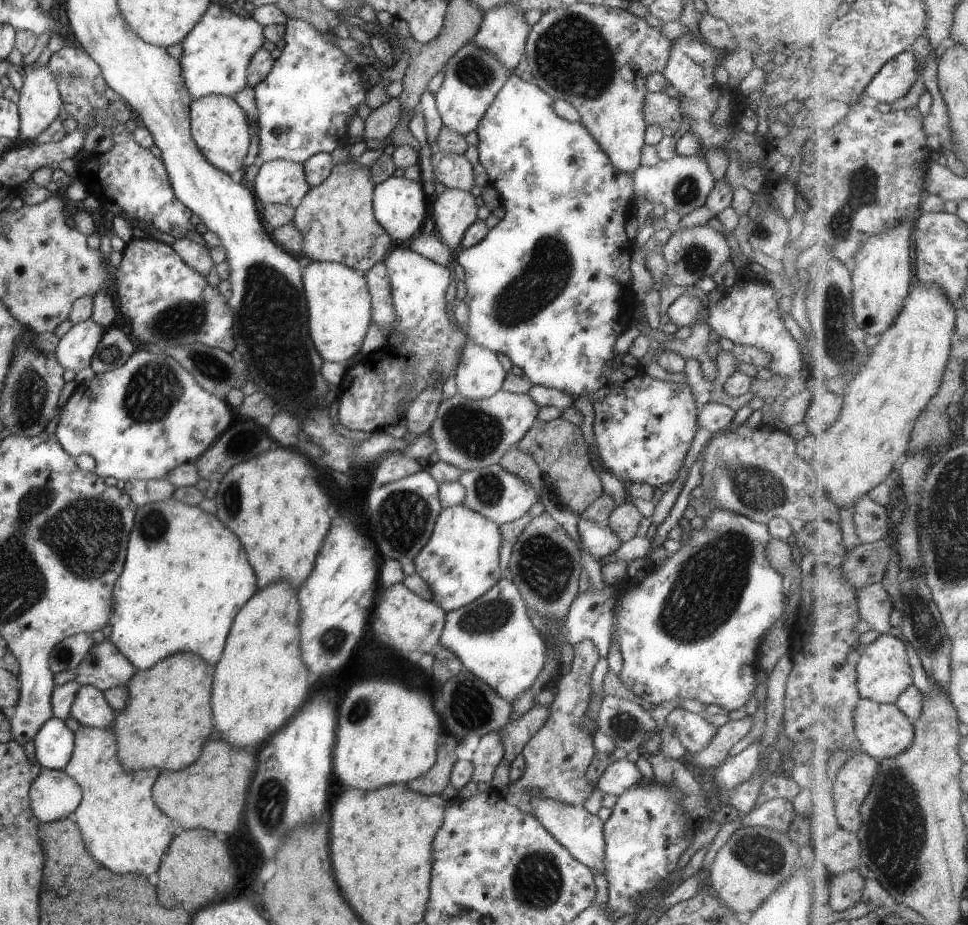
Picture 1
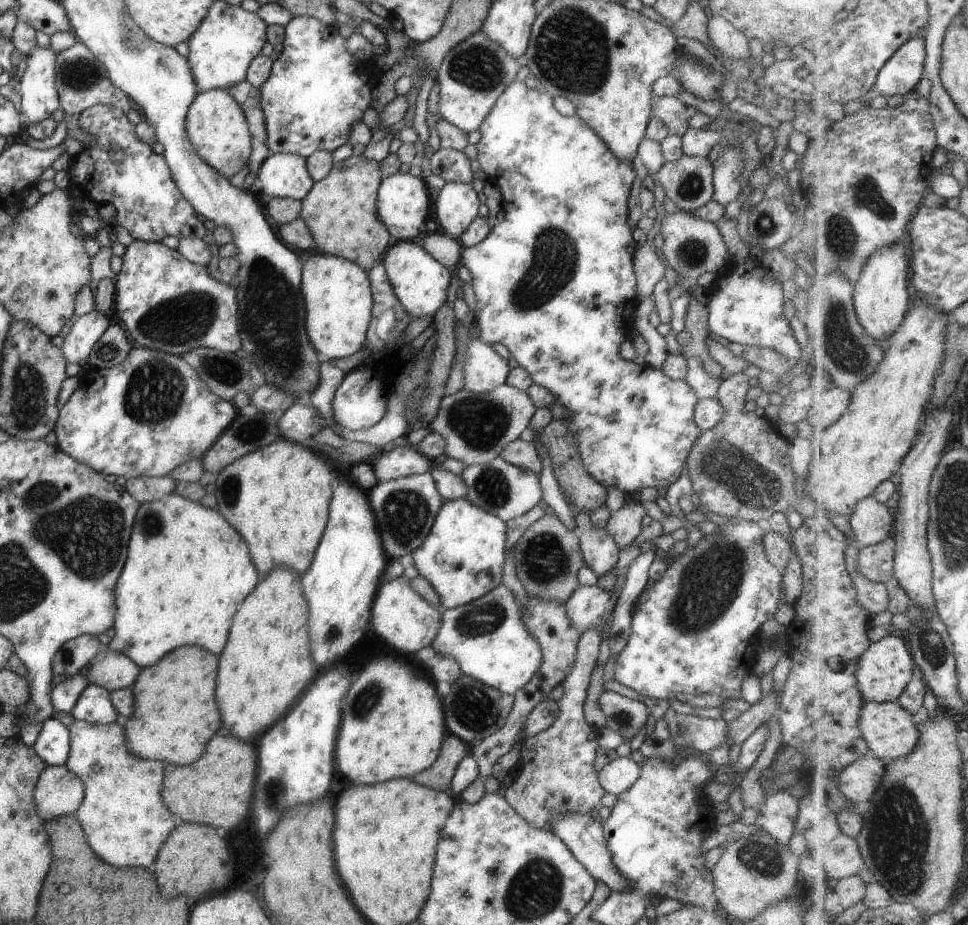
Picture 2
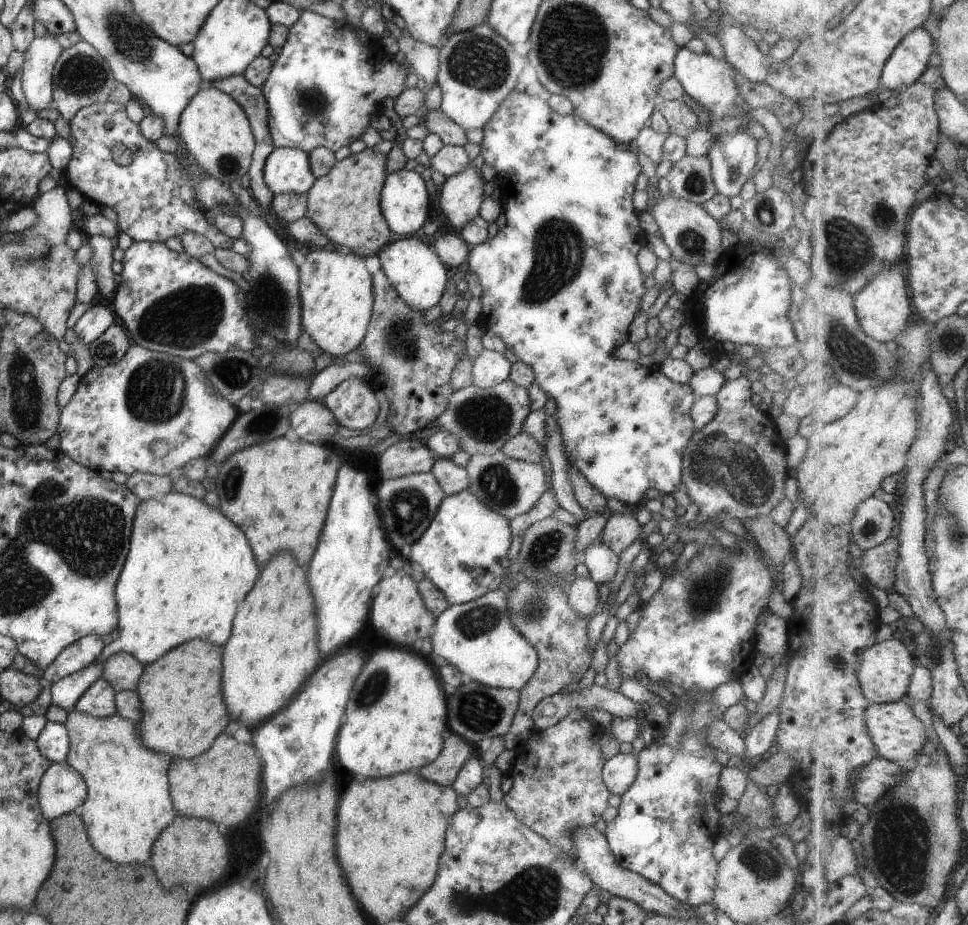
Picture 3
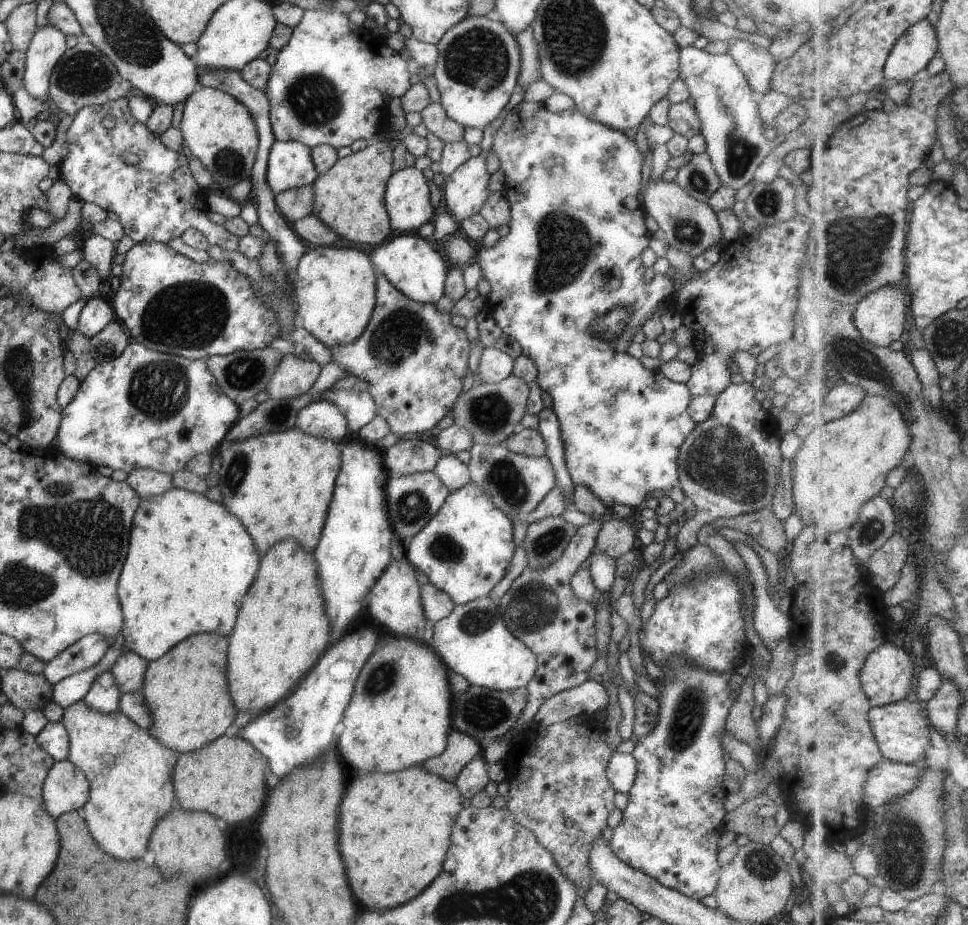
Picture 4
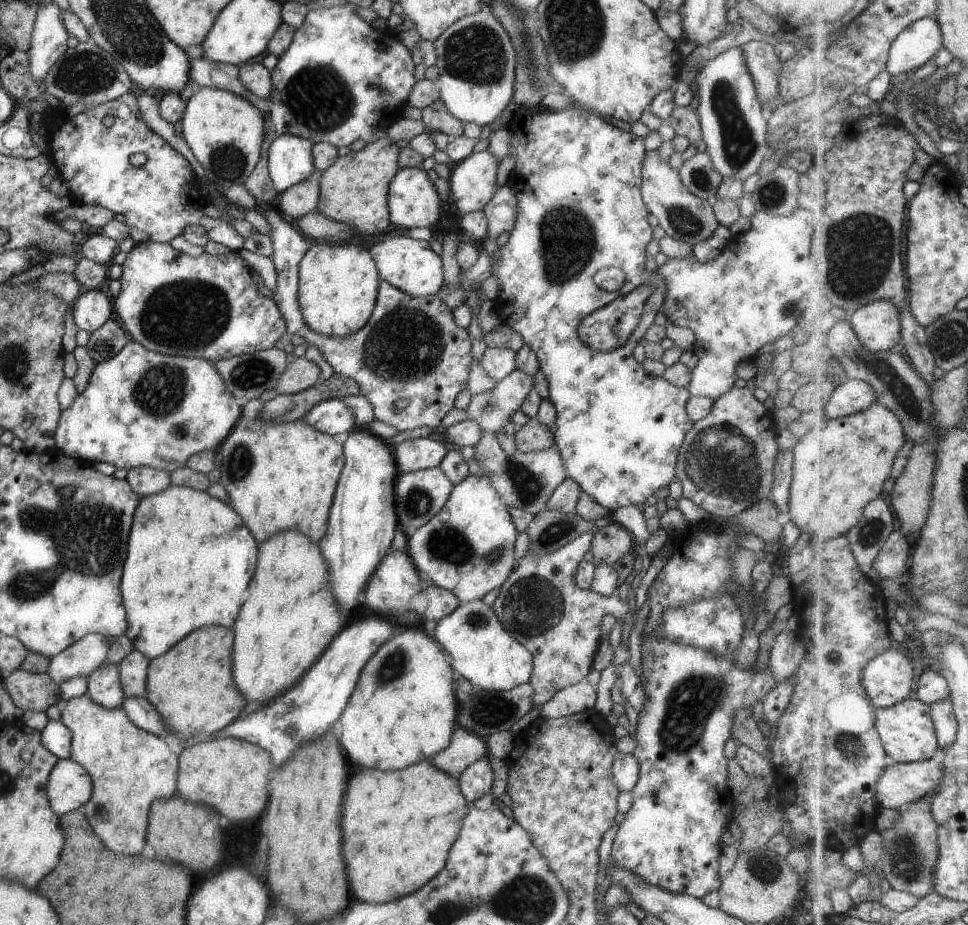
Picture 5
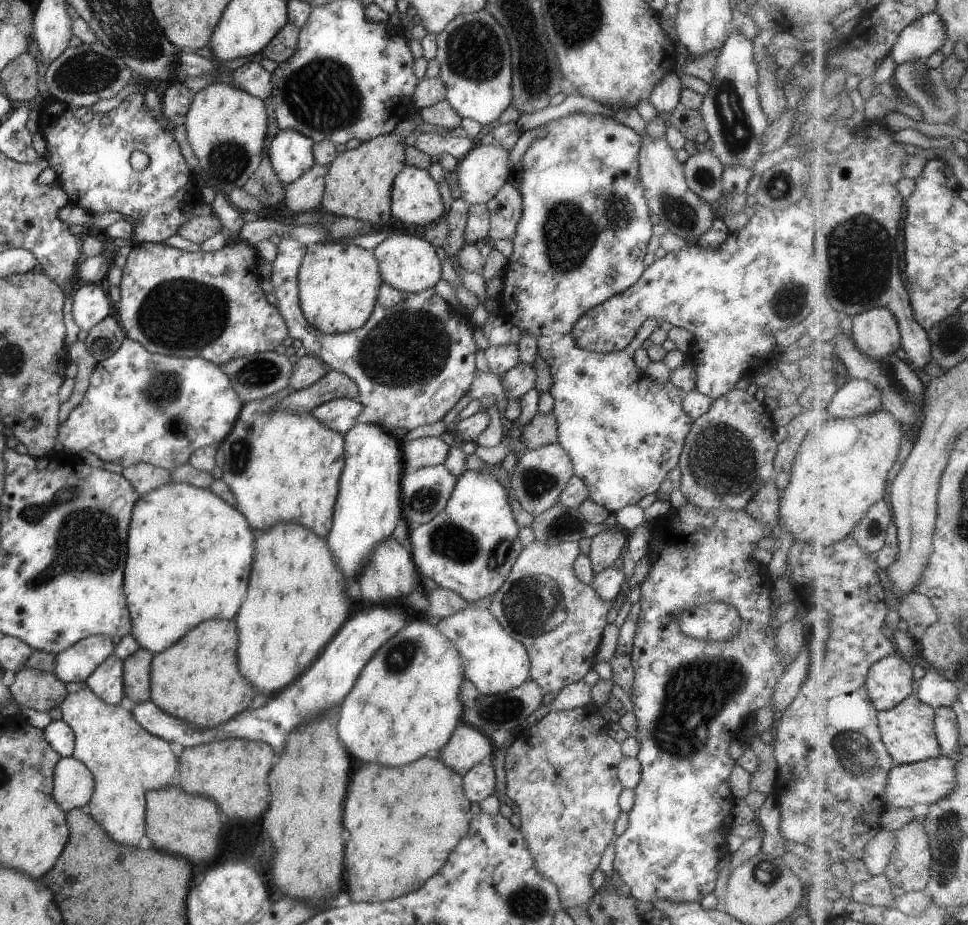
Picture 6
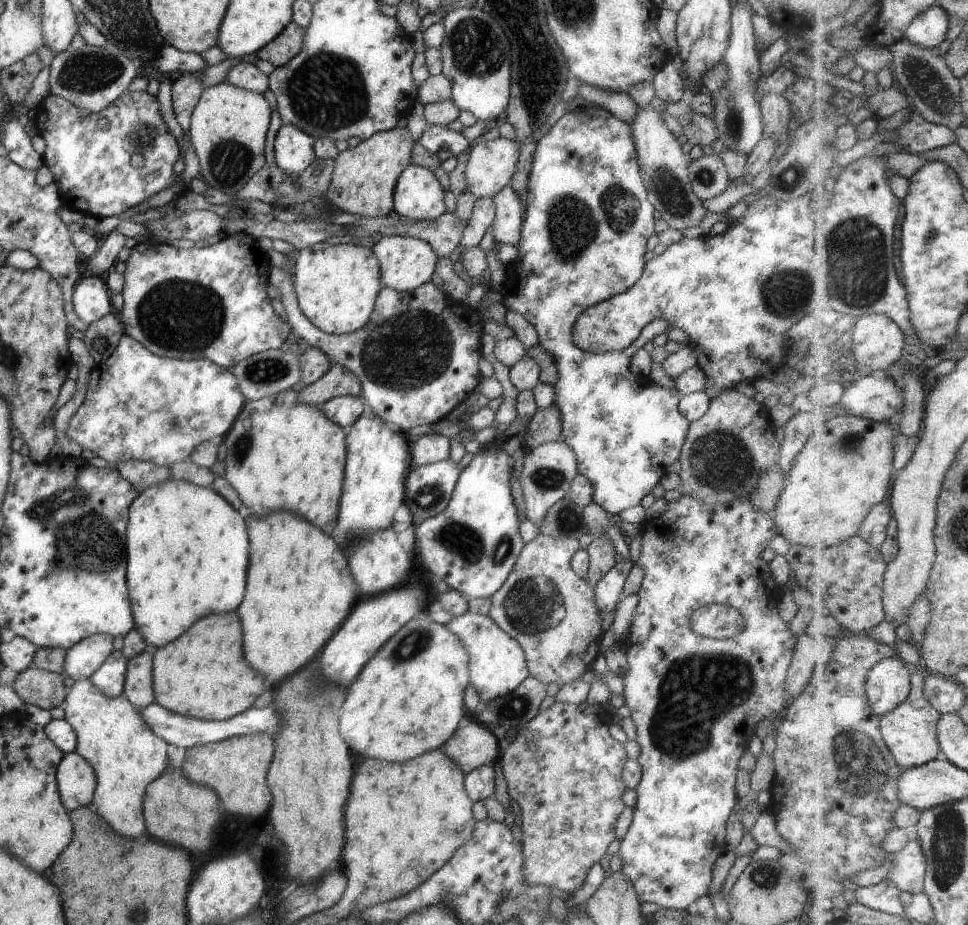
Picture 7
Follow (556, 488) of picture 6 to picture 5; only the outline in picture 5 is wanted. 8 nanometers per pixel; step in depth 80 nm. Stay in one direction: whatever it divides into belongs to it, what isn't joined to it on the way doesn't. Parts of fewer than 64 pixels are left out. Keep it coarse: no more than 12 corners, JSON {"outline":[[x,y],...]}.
{"outline":[[483,433],[473,457],[507,508],[543,511],[567,477],[553,444],[505,456]]}

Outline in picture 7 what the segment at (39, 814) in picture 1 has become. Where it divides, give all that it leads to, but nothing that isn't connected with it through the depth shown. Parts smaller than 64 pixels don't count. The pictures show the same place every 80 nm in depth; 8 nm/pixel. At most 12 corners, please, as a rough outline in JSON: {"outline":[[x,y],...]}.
{"outline":[[74,750],[55,771],[64,809],[91,807],[96,776]]}

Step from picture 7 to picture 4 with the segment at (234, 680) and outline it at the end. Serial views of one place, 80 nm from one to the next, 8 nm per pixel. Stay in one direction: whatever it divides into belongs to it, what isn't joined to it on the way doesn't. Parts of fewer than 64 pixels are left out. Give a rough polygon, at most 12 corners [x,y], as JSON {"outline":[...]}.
{"outline":[[225,636],[147,663],[149,734],[186,753],[235,718]]}

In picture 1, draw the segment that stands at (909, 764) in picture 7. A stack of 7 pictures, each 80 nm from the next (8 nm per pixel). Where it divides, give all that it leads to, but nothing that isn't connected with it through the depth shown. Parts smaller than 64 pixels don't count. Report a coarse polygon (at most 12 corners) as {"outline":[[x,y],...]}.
{"outline":[[862,698],[855,709],[864,752],[878,760],[913,744],[912,720],[896,703]]}

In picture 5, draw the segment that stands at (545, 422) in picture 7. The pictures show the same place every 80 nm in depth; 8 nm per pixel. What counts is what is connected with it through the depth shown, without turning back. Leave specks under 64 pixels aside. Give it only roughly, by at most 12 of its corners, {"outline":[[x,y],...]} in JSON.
{"outline":[[536,416],[516,427],[516,450],[543,450],[553,433]]}

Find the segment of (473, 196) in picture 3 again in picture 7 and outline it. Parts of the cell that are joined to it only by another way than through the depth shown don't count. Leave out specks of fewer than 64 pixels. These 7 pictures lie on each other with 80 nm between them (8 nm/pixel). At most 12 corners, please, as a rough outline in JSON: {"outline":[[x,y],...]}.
{"outline":[[478,139],[466,190],[492,198],[515,172],[518,143]]}

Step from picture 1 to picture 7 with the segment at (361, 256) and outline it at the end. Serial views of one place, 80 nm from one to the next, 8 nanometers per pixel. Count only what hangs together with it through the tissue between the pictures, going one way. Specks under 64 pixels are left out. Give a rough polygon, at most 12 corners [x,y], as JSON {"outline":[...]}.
{"outline":[[406,127],[376,132],[334,158],[323,200],[367,217],[393,212],[410,164]]}

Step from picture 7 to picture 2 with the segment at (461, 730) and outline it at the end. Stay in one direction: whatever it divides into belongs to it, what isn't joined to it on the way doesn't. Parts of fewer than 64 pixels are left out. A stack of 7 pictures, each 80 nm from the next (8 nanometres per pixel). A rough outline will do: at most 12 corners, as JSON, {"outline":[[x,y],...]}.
{"outline":[[446,732],[437,758],[413,782],[450,788],[469,745]]}

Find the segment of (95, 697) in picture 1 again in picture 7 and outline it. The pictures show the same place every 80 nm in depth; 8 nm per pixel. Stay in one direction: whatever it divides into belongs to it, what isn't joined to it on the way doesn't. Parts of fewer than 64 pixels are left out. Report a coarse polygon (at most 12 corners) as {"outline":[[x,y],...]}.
{"outline":[[113,650],[88,679],[113,698],[122,693],[126,662]]}

